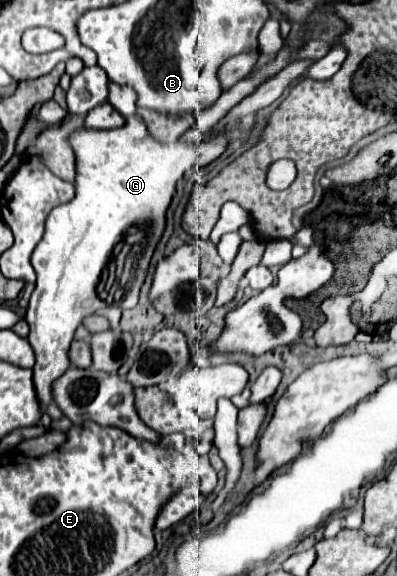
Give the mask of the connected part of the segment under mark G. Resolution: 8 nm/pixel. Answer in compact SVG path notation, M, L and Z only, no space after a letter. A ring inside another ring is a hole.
M134 116L128 118L122 128L82 128L70 136L70 144L76 152L76 196L70 202L54 208L46 218L44 238L32 254L32 266L36 270L38 280L30 298L30 306L26 310L26 322L30 324L28 342L36 352L36 364L32 368L34 388L42 412L46 412L48 404L54 402L54 380L72 366L68 352L74 340L74 332L84 322L84 318L106 306L116 304L118 308L128 310L138 304L140 288L146 280L150 260L166 228L166 212L176 194L178 180L196 164L208 166L210 162L220 158L232 144L246 144L252 128L254 122L234 122L218 132L204 134L200 144L188 144L182 140L160 142L148 132L144 120L140 116Z

